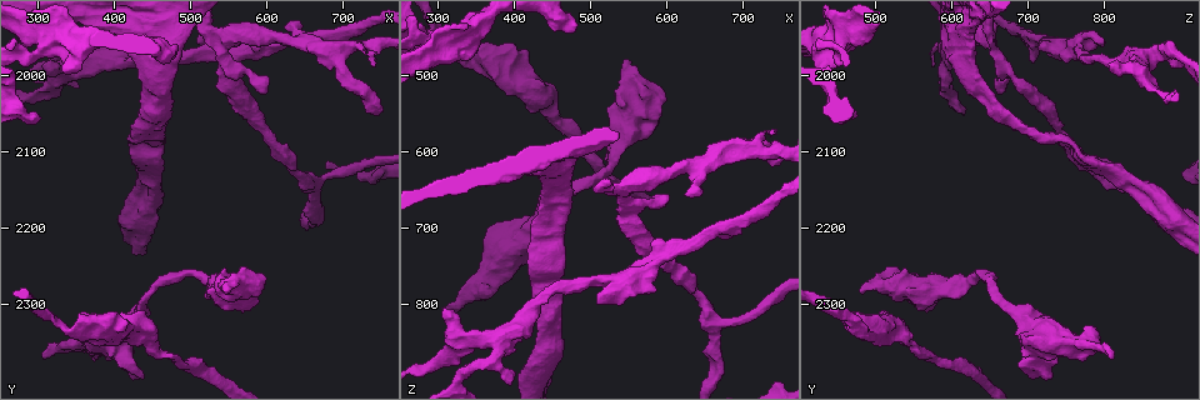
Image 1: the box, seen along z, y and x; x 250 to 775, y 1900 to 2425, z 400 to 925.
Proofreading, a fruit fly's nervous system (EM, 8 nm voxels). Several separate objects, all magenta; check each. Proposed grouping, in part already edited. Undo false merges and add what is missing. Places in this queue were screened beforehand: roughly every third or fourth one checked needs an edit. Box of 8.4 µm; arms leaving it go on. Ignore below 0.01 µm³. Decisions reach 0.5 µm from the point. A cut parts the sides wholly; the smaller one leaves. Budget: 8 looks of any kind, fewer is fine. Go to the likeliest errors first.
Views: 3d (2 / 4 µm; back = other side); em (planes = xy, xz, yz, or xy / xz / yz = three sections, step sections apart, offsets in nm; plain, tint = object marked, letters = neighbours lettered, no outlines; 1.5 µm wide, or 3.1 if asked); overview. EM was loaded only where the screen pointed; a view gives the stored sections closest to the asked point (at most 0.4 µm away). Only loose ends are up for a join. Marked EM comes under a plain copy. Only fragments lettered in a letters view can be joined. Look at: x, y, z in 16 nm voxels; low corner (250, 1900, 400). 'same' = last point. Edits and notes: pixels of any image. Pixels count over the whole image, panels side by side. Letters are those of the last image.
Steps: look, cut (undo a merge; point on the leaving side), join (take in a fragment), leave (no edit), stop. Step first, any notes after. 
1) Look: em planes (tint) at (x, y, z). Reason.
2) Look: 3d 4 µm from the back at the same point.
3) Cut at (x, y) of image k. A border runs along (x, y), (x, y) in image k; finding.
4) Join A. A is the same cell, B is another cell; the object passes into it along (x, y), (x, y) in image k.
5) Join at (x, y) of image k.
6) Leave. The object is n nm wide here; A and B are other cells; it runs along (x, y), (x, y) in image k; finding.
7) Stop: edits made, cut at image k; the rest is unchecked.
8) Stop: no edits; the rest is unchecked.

Look: 3d 4 µm at (485, 1960, 435). Branch stops here.

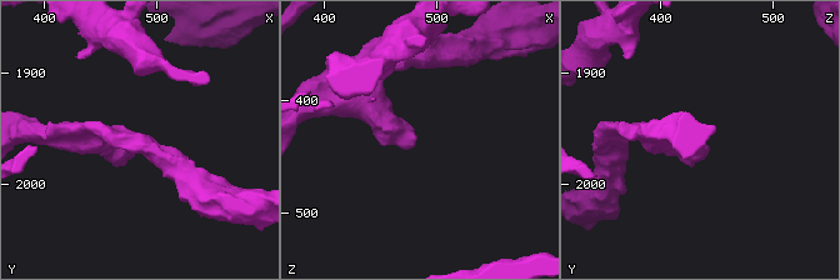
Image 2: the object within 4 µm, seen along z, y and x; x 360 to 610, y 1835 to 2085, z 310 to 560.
Look: em planes (letters) at the same point.

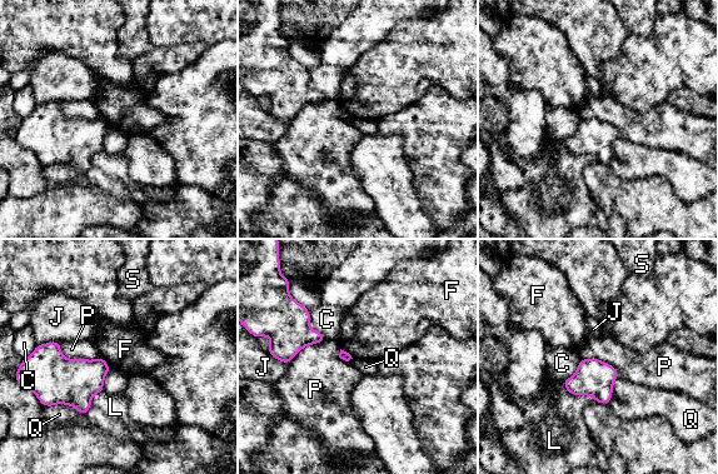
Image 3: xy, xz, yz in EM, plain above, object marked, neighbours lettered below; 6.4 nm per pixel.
Leave. C, F, J, L, P, Q and S are other cells; a border runs along (45, 405), (70, 404), (83, 417) in image 3; none of them fits.

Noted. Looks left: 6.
Look: 3d 2 µm at (305, 2370, 805). An open end.

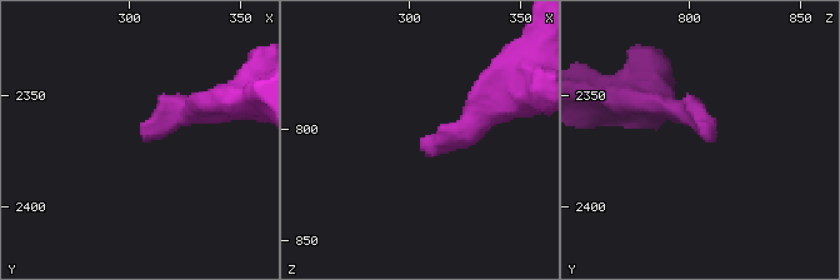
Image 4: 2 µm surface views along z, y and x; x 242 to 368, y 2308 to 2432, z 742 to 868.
Look: em xy step 8 (letters) at (309, 2369, 806).

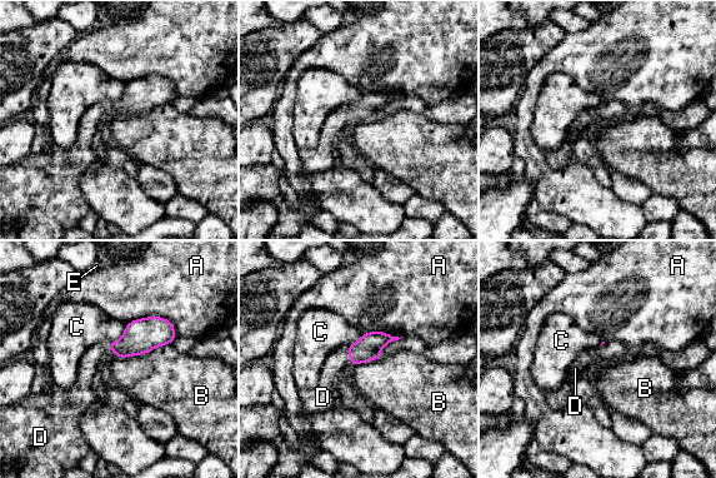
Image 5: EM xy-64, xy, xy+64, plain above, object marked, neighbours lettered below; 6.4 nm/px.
Look: em planes (letters) at the same point. Cut it another way.

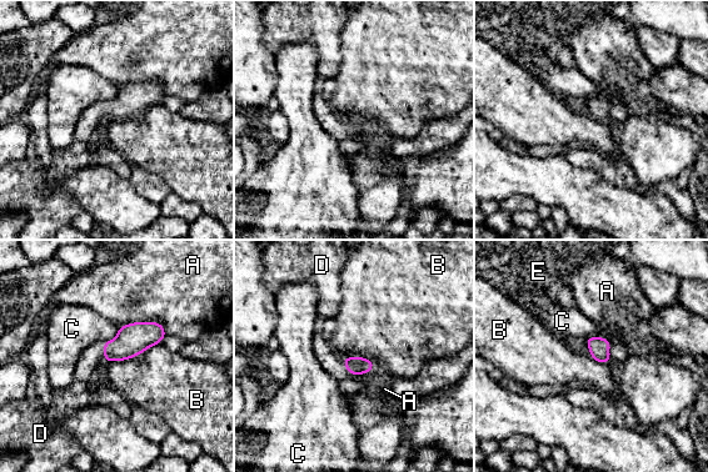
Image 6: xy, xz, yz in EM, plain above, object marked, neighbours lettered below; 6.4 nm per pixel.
Join D. The object is 120 nm wide here; D is the same cell, A, B, C and E are other cells; the neuron continues.

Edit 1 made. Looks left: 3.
Look: 3d 2 µm at (630, 1930, 660). Branch stops here.

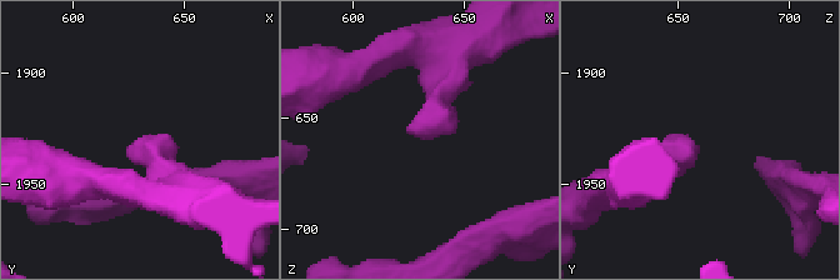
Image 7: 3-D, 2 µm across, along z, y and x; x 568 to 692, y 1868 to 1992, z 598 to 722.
Look: em planes (letters) at (628, 1935, 659). Shape alone is not enough.

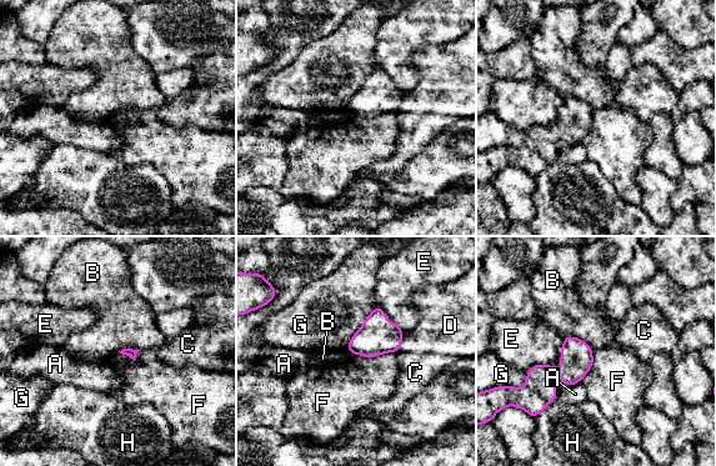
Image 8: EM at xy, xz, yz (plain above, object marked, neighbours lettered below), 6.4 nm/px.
Leave. A, B, C, D, E, F, G and H are other cells; a border runs along (353, 352), (360, 356), (396, 354) in image 8; none of them fits.

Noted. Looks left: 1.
Stop: edits made, join at image 6; the rest is unchecked.

